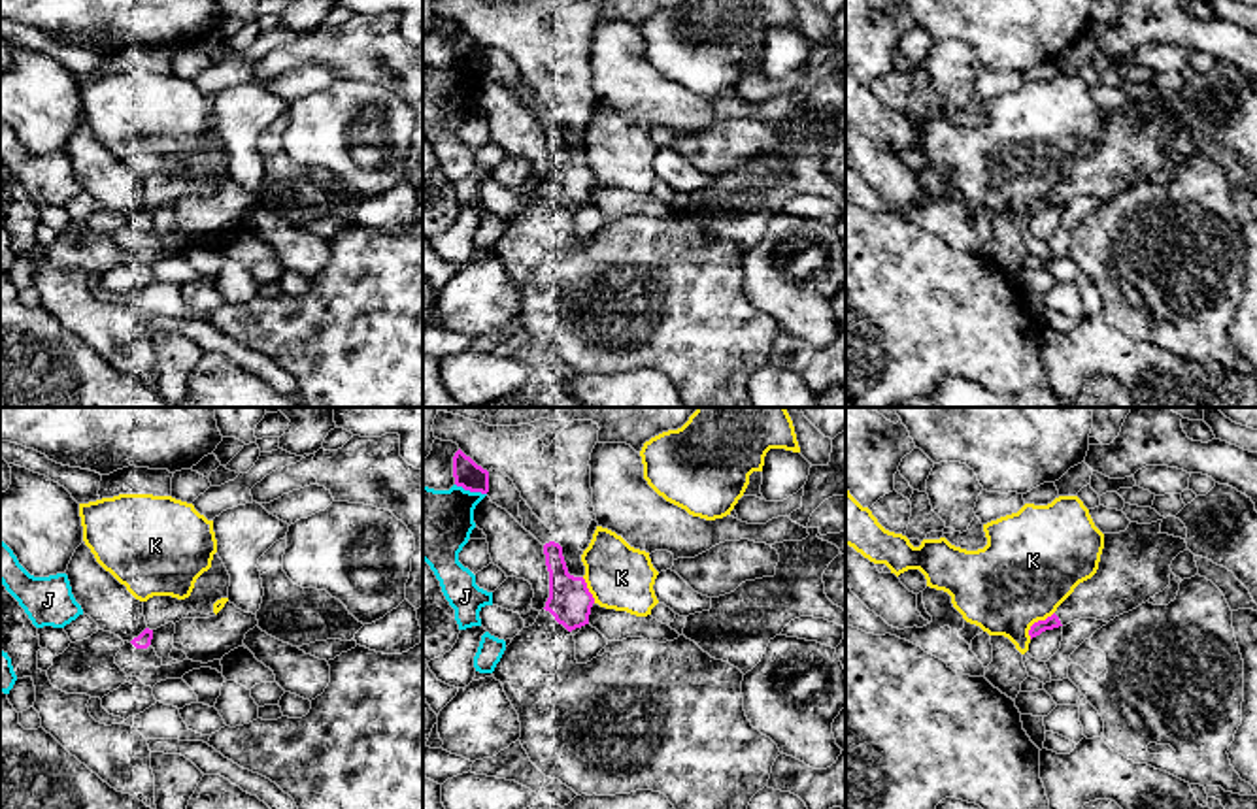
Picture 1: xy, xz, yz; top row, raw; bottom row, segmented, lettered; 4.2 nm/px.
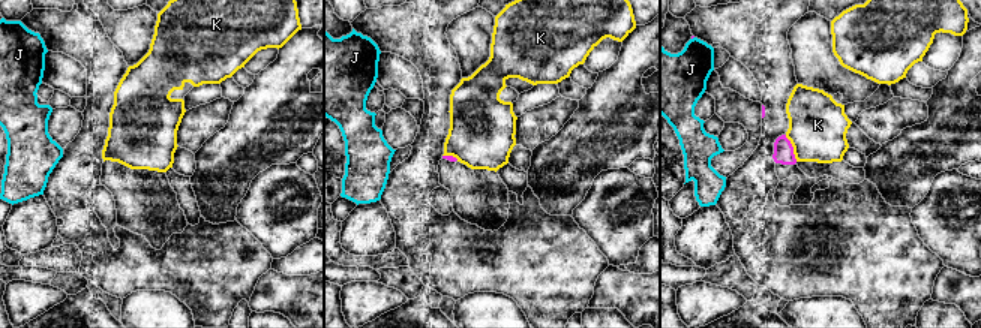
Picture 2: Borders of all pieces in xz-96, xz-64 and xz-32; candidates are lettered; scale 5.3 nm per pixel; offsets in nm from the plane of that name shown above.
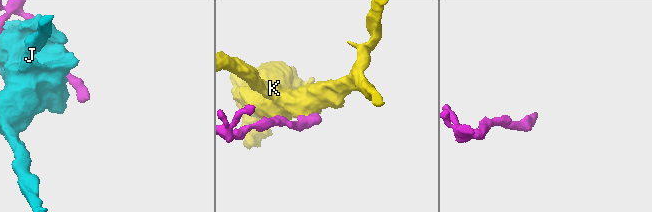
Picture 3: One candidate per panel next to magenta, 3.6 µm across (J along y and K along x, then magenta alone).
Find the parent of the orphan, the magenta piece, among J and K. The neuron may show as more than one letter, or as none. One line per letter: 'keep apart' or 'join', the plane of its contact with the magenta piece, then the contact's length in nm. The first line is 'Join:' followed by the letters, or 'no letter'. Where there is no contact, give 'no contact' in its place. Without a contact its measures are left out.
Join: no letter
J: keep apart; contact in xz; length 140 nm
K: keep apart; contact in yz; length 160 nm

